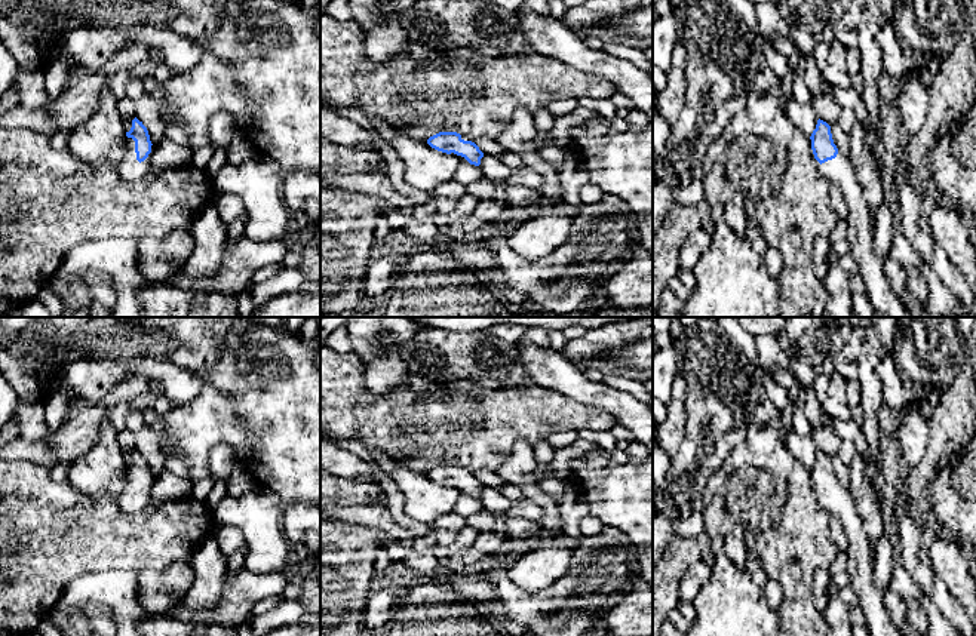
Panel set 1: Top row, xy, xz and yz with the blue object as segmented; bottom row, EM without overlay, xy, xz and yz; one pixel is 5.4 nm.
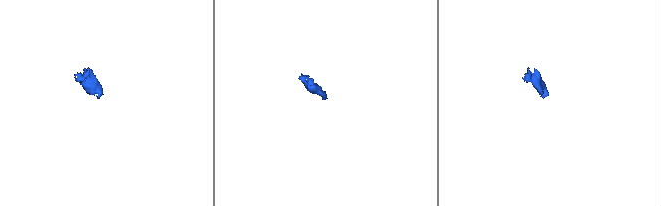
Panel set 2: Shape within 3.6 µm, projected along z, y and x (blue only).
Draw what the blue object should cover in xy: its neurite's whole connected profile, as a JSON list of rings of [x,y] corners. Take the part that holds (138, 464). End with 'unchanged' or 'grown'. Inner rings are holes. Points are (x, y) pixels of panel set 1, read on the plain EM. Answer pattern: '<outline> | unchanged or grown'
[[[136,449],[126,464],[125,485],[119,494],[117,504],[123,513],[142,510],[153,498],[154,477],[150,473],[147,460]]] | grown

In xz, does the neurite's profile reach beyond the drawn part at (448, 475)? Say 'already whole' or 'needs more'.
needs more

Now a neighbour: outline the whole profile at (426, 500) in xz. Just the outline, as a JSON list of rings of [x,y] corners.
[[[366,448],[381,471],[395,480],[405,495],[408,516],[430,525],[435,519],[454,511],[460,497],[458,489],[438,483],[427,474],[405,467],[377,448]]]

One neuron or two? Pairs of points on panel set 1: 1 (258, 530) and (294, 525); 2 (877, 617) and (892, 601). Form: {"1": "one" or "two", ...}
{"1": "two", "2": "two"}

